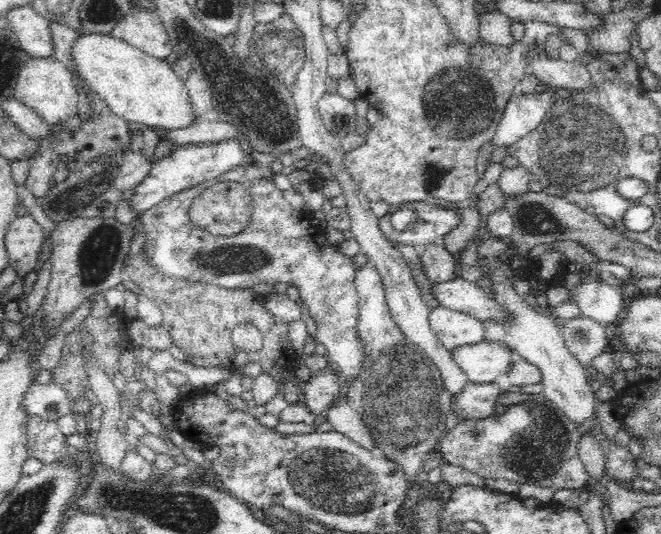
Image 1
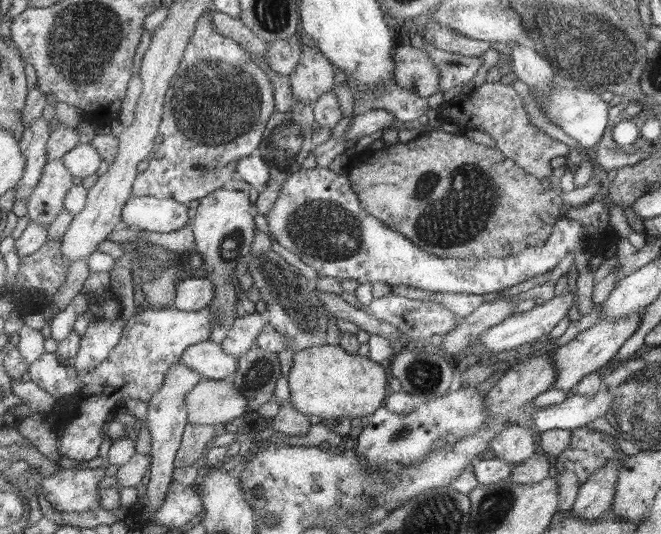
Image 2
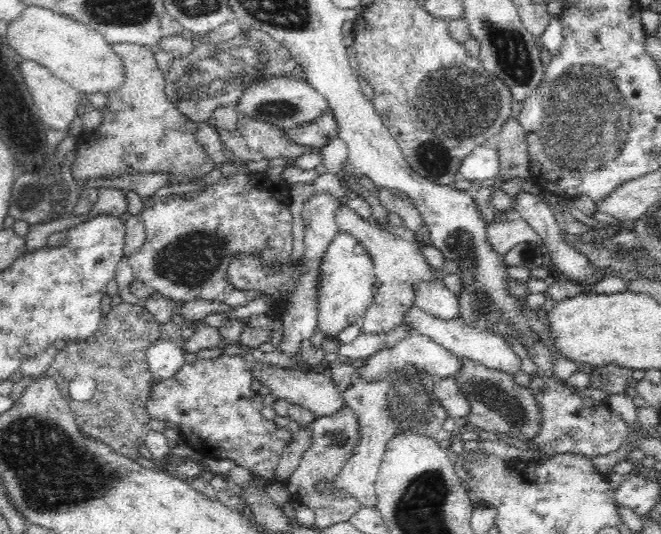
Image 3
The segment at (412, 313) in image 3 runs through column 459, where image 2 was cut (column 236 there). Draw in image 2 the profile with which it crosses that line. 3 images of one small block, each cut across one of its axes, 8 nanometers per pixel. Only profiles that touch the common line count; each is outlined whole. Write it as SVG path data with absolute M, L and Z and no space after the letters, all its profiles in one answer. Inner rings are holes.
M244 313L242 317L236 317L233 328L230 329L228 336L221 342L220 346L229 355L236 357L242 356L256 345L256 337L266 325L265 315L260 313Z

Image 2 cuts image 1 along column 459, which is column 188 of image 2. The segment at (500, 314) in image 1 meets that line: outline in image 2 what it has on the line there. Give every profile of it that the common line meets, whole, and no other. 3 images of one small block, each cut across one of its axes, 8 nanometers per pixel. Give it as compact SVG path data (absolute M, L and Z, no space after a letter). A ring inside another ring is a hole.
M187 277L176 288L173 306L183 311L198 312L214 300L216 288L207 278Z

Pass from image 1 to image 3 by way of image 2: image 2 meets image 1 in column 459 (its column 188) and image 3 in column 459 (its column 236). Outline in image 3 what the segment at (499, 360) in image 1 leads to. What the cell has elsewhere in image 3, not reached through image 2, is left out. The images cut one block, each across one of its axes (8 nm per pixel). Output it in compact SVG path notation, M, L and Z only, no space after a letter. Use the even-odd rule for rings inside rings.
M411 331L408 336L396 340L395 344L391 347L376 351L368 359L361 360L357 366L360 367L360 375L362 377L376 379L401 370L402 366L408 366L409 363L411 363L411 366L419 366L420 370L424 370L425 373L434 374L443 379L454 376L460 370L462 359L452 354L441 344L434 342L429 336Z

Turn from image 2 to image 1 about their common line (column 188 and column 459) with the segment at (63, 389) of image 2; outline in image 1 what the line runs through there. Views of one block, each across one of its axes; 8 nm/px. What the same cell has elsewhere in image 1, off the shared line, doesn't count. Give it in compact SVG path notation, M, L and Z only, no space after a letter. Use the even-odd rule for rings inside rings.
M442 305L430 311L429 325L437 334L437 340L448 350L475 345L486 338L483 322Z

